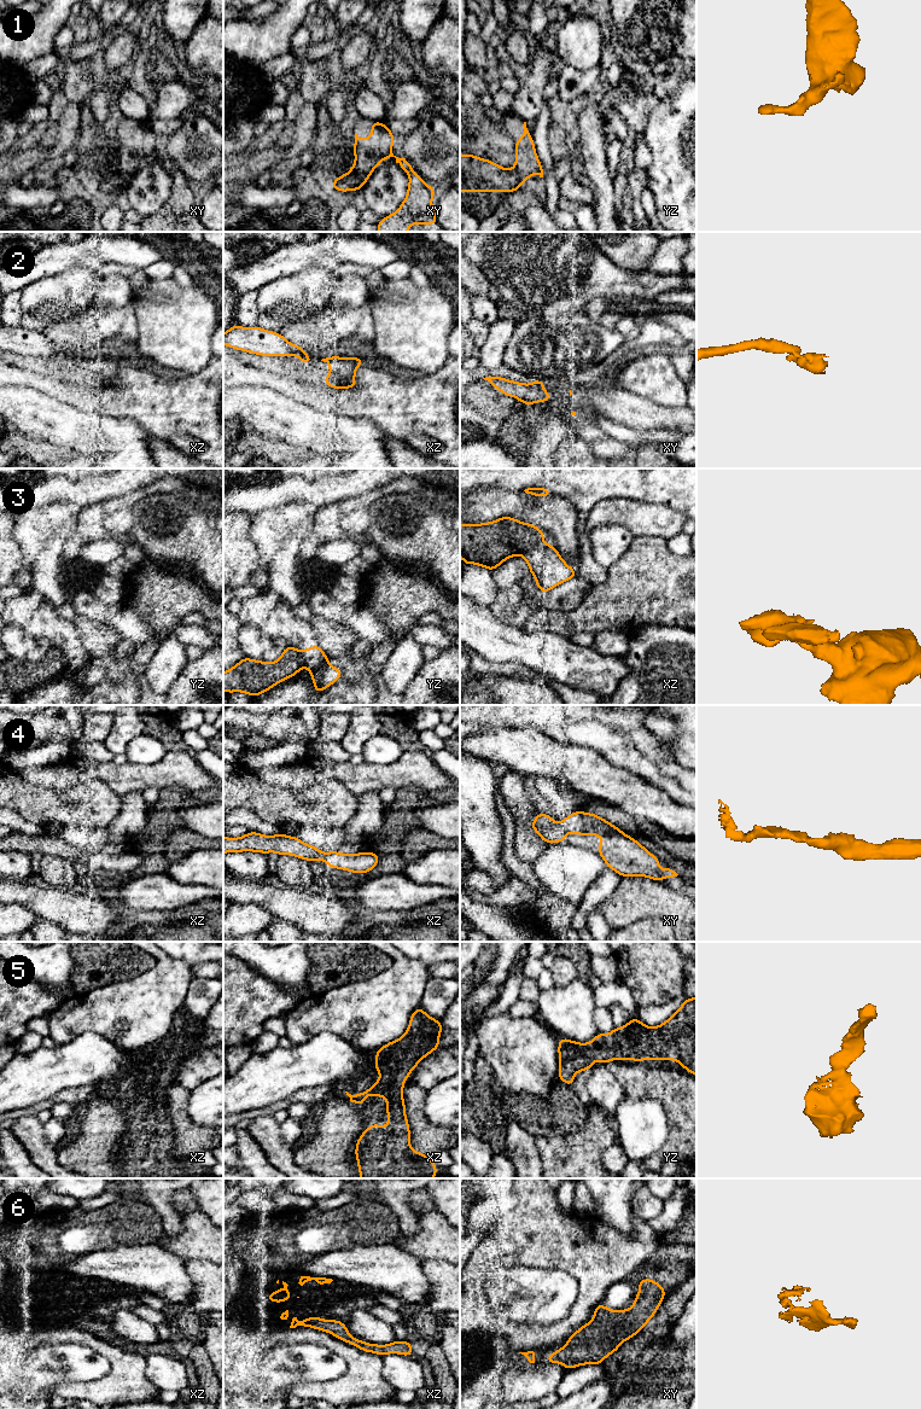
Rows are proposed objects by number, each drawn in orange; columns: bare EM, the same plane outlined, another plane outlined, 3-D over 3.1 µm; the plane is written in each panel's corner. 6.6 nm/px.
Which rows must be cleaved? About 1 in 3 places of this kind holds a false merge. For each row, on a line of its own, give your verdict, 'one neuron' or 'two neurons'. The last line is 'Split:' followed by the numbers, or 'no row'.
1: one neuron
2: two neurons
3: two neurons
4: one neuron
5: one neuron
6: one neuron
Split: 2, 3

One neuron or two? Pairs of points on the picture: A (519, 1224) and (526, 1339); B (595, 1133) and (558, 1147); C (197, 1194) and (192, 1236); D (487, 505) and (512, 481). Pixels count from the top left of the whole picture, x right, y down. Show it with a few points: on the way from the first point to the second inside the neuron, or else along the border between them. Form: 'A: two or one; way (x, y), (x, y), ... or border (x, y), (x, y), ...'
A: one; way (484, 1255), (472, 1267), (472, 1305), (491, 1325)
B: one; way (586, 1142), (581, 1147), (567, 1147)
C: two; border (187, 1199), (210, 1222)
D: two; border (485, 487), (523, 490)

